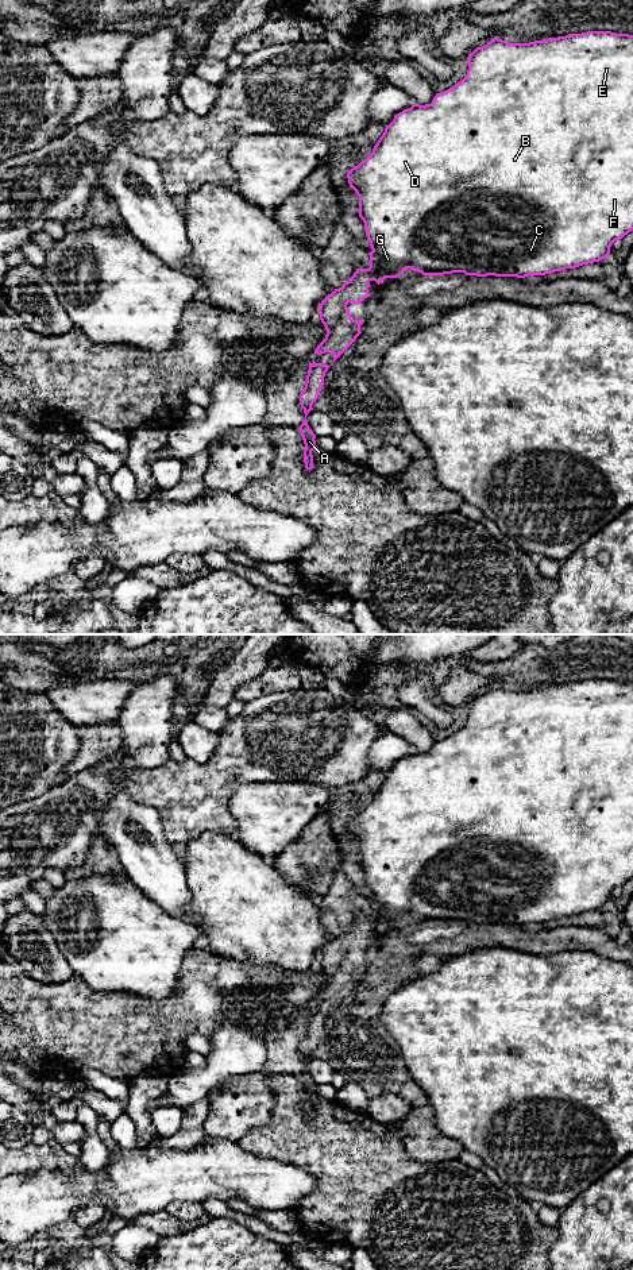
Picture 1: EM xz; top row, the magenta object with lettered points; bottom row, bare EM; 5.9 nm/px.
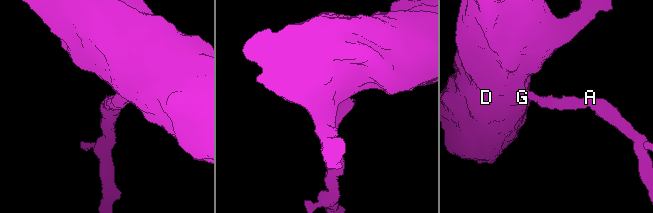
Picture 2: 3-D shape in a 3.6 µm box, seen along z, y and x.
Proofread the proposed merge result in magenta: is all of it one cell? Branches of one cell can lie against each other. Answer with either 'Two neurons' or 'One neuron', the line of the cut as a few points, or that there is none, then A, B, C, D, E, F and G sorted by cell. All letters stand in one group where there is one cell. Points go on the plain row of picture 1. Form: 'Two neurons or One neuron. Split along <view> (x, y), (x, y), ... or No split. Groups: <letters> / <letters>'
One neuron. No split. Groups: A B C D E F G

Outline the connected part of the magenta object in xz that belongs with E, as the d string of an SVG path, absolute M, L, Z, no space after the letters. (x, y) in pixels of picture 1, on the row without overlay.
M587 679L529 691L509 691L493 686L487 692L470 700L467 709L468 718L462 729L436 741L431 752L413 752L397 761L385 776L373 800L347 821L350 835L359 844L359 865L364 871L366 884L373 898L368 900L370 915L356 916L341 935L335 937L321 949L319 961L327 983L314 1001L332 1000L335 1010L362 981L360 973L364 969L354 968L347 953L359 951L370 945L371 929L379 933L385 926L400 924L406 916L422 923L452 920L517 926L545 923L605 907L610 902L611 892L633 879L633 683Z

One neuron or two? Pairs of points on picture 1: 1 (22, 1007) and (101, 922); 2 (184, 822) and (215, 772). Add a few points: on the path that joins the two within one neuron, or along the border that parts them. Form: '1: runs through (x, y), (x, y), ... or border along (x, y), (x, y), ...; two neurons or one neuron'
1: border along (74, 973), (92, 988), (101, 991); two neurons
2: runs through (186, 810), (209, 784); one neuron

